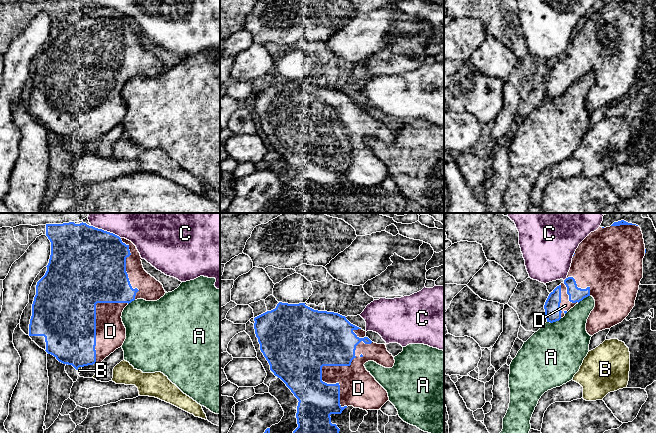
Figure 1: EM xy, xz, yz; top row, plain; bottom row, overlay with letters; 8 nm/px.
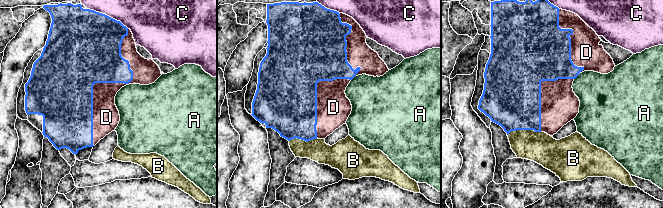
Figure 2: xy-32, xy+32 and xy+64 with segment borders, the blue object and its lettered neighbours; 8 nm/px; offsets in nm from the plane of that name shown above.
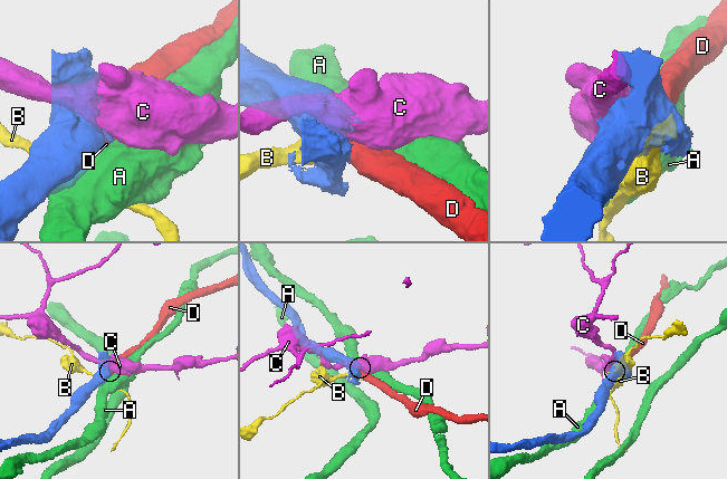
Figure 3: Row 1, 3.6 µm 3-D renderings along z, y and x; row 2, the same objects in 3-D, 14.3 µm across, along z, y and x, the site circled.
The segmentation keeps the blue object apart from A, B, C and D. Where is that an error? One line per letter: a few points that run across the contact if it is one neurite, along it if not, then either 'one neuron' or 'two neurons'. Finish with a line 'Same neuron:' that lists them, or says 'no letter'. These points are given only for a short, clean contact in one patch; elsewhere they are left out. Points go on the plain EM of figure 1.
A: two neurons
B: two neurons
C: two neurons
D: one neuron
Same neuron: D

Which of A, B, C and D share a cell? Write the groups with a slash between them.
A / B / C / D

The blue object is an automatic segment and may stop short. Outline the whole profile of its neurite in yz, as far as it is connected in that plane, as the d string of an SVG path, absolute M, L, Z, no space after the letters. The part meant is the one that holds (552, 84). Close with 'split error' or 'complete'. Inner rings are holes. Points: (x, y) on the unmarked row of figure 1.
M612 0L591 8L576 25L567 54L549 70L545 78L547 98L559 97L576 80L592 72L595 83L586 99L590 112L621 99L635 82L643 54L645 29L643 10L636 0Z | split error

